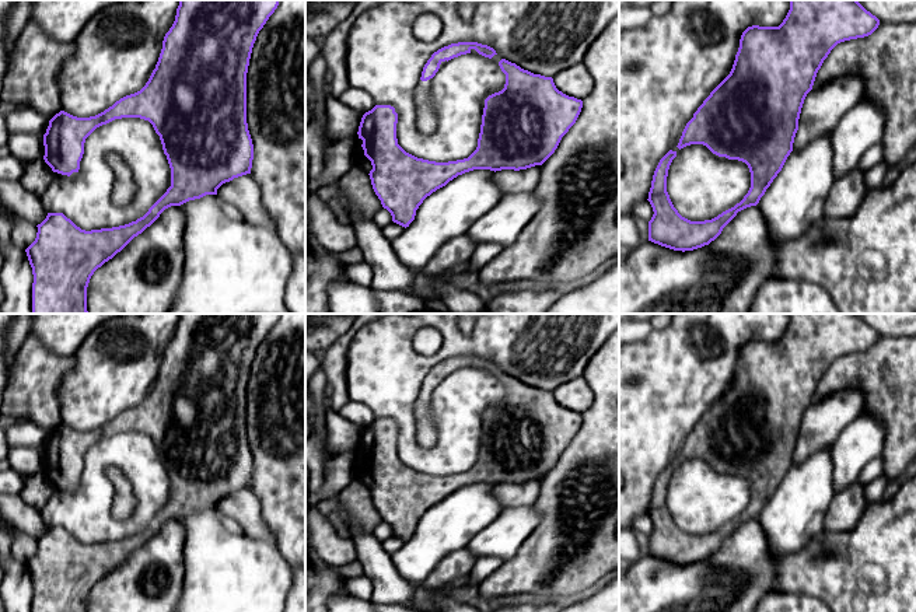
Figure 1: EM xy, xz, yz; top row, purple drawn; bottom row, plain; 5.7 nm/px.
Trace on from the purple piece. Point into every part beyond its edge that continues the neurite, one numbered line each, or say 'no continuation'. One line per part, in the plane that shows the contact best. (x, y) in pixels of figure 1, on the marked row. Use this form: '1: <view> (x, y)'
1: xz (362, 160)

